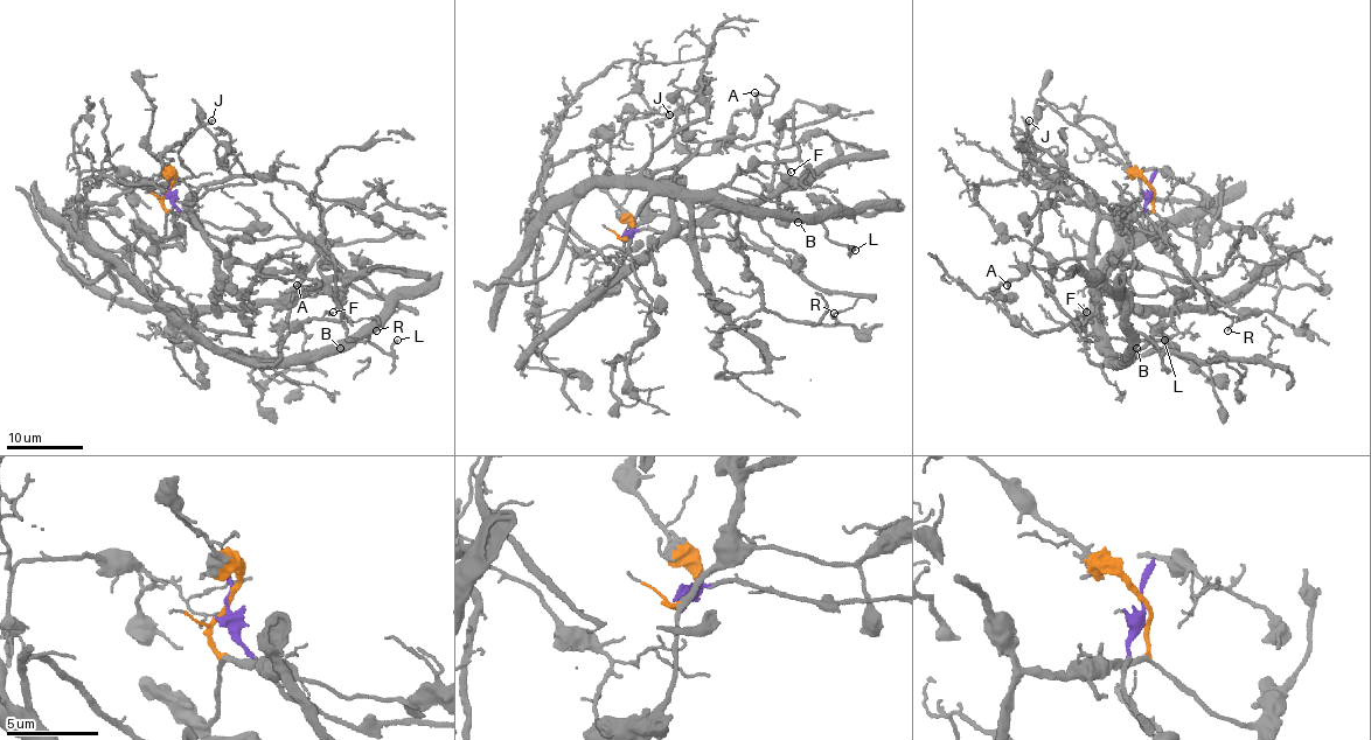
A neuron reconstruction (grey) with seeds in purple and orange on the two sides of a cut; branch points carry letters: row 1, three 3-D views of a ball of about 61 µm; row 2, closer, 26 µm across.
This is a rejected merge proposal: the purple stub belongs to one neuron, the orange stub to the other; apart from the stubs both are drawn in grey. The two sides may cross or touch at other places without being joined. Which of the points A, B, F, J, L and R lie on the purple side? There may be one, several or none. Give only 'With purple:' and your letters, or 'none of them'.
With purple: R

